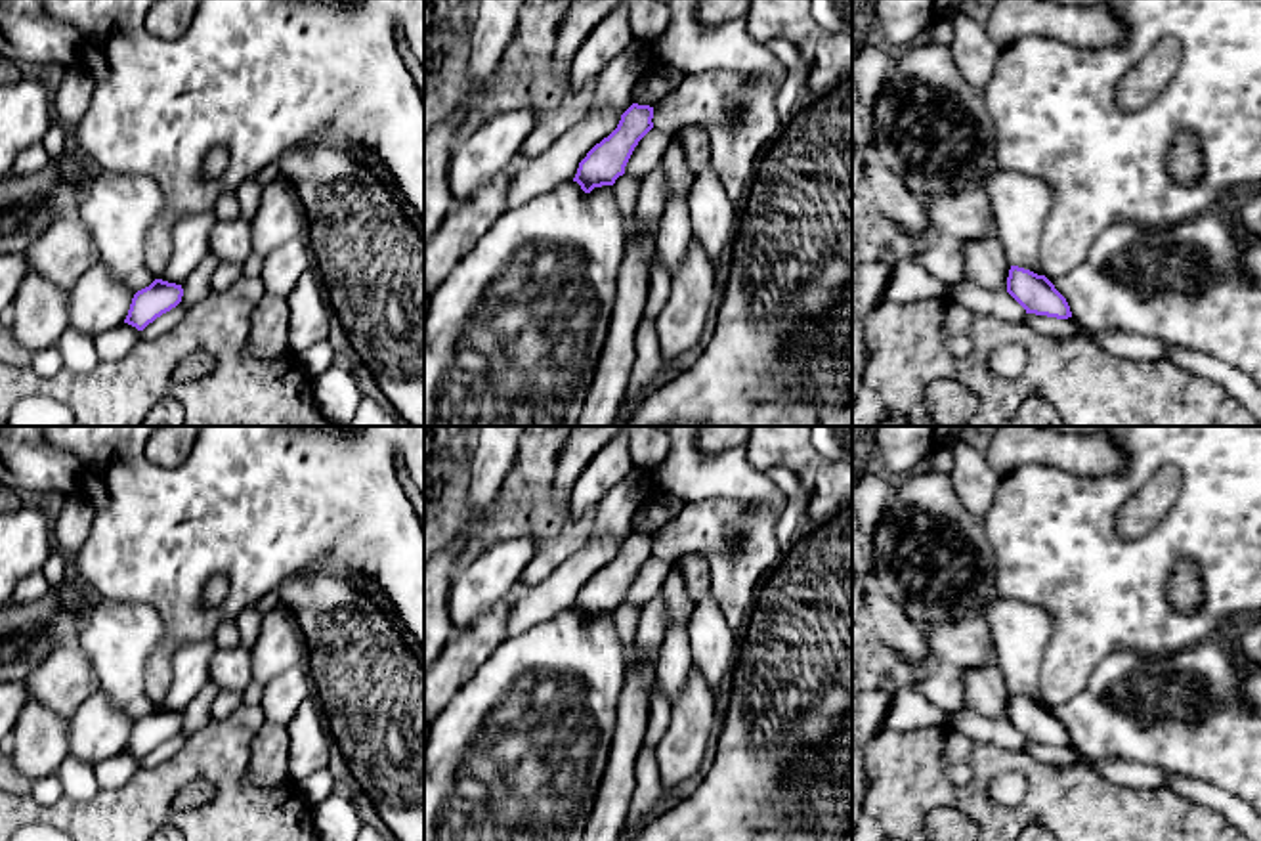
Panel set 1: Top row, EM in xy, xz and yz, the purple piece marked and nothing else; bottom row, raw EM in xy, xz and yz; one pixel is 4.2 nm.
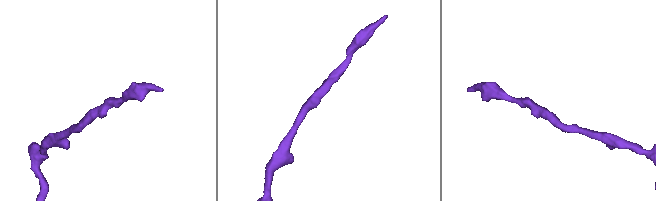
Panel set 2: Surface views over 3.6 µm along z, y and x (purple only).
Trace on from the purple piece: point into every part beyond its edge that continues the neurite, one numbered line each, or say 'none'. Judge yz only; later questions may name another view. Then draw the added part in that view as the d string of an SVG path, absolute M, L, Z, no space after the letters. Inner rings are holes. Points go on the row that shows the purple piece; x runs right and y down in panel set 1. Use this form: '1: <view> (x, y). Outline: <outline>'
none

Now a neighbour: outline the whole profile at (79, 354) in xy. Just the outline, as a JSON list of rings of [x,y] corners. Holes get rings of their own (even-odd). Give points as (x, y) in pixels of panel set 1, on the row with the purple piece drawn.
[[[67,329],[55,346],[63,359],[63,369],[73,373],[88,373],[99,363],[94,338],[80,331]]]

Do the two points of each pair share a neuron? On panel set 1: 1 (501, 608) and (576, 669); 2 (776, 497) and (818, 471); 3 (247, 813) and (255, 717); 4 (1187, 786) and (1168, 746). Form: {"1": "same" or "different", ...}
{"1": "different", "2": "different", "3": "same", "4": "different"}

